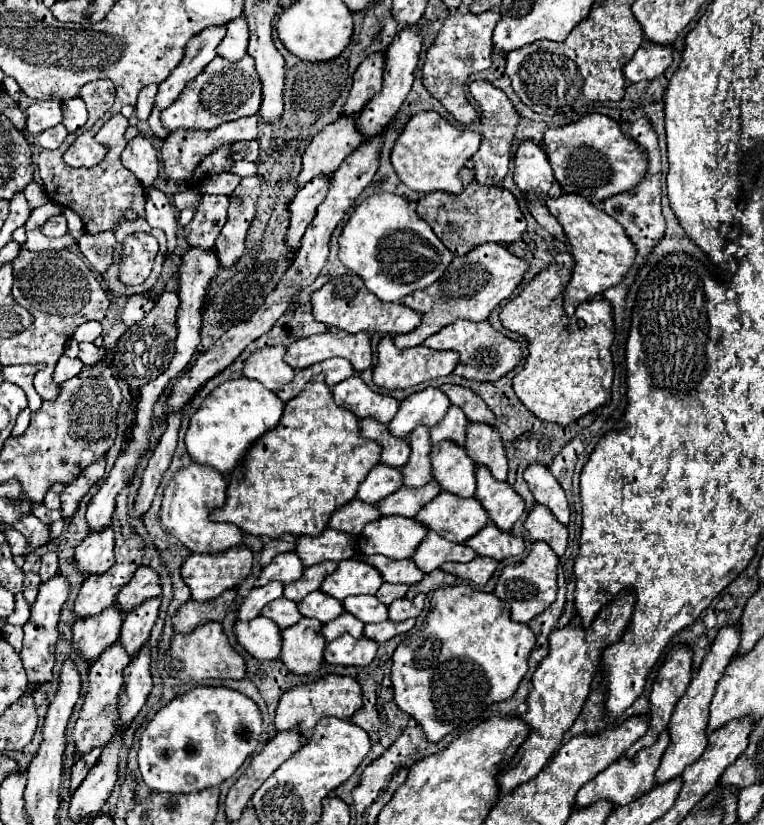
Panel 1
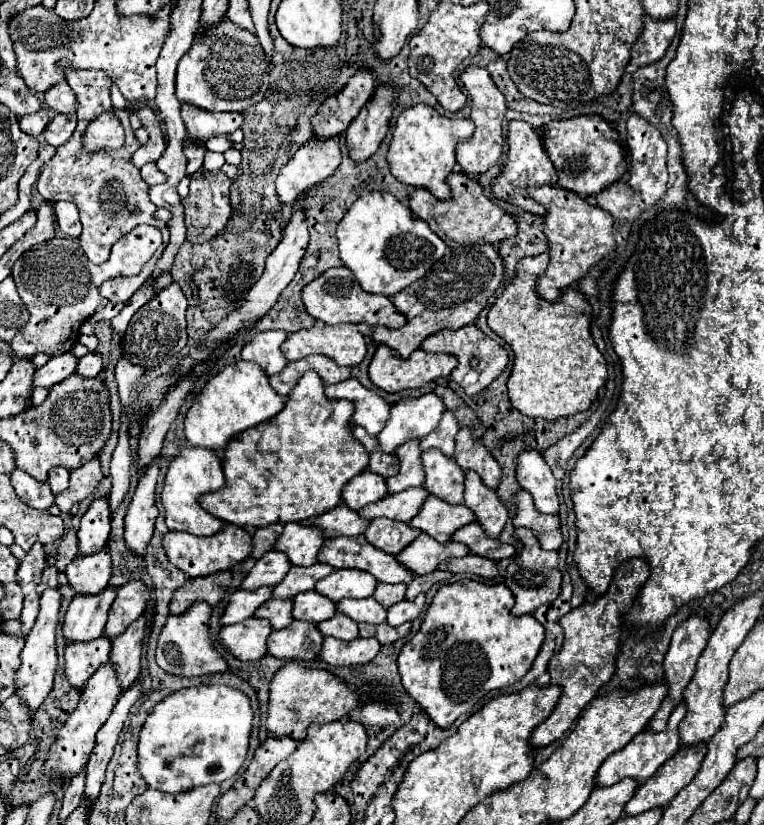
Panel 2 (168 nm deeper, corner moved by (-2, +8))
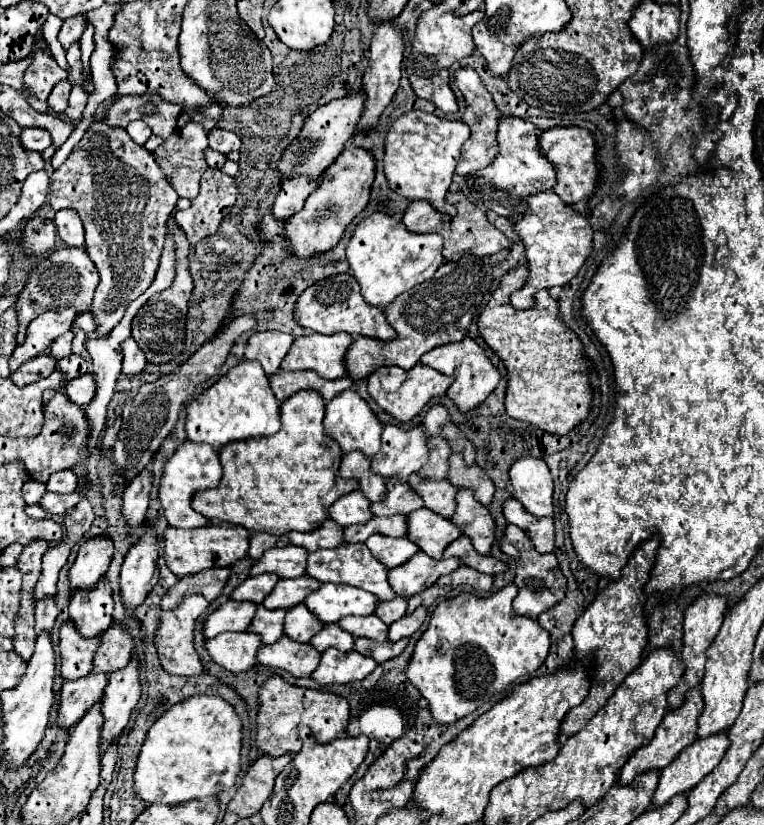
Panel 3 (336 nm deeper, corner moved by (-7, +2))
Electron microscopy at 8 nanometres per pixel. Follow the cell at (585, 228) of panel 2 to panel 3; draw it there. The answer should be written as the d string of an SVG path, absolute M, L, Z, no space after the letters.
M543 191L527 197L529 211L515 223L519 237L525 243L525 253L529 261L529 281L527 285L511 295L511 303L517 309L531 309L535 305L535 293L539 289L551 289L555 285L567 285L583 267L583 261L593 249L593 227L589 219L577 213L571 205L563 203L555 191Z

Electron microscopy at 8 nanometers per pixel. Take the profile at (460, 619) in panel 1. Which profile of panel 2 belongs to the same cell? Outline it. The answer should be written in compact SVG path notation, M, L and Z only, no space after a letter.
M462 579L458 583L442 585L424 615L420 631L402 647L398 655L402 685L438 727L450 727L462 713L472 711L488 691L516 683L532 667L544 641L544 627L532 615L514 617L510 613L512 605L512 591L504 583L484 585L480 581Z

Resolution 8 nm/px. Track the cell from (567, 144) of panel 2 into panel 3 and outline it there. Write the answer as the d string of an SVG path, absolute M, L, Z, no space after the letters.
M553 127L549 131L543 131L539 137L541 151L545 157L553 163L557 171L557 185L555 193L569 205L581 201L581 199L591 199L599 187L601 181L601 167L597 161L597 143L591 135L591 131L583 127Z

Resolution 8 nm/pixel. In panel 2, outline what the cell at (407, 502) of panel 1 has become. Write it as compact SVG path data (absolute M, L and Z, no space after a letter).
M416 487L416 489L410 489L410 491L400 491L398 495L386 495L378 503L372 503L370 507L364 507L360 511L360 517L368 519L368 521L378 519L378 517L386 517L386 519L396 519L396 521L408 523L420 511L426 497L428 495L426 495L424 487Z

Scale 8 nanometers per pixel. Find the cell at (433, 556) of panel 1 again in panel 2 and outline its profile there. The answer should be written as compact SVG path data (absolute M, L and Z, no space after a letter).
M418 535L406 549L402 549L396 559L402 567L412 571L414 575L426 575L432 573L440 561L452 559L452 557L464 557L468 551L462 547L462 543L438 543L436 539L430 539L430 535Z

